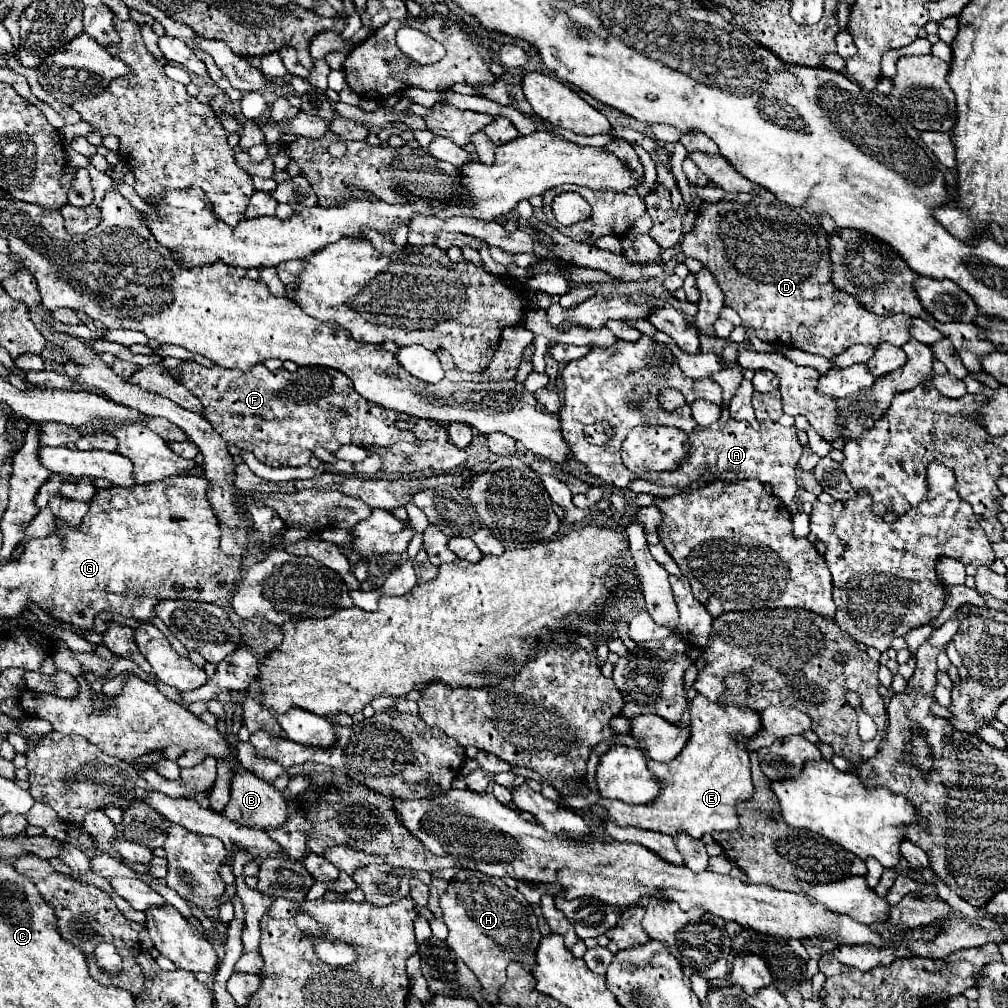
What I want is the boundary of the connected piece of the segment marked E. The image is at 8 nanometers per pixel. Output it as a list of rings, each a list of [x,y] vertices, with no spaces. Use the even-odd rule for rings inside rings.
[[[730,675],[730,679],[726,679],[726,707],[718,707],[704,695],[696,695],[688,705],[692,725],[690,739],[682,753],[670,763],[648,759],[648,769],[662,785],[658,797],[646,805],[626,805],[622,801],[598,799],[598,805],[606,809],[606,815],[600,817],[600,821],[610,821],[620,827],[640,827],[672,837],[684,831],[692,839],[700,839],[704,833],[712,831],[736,831],[736,803],[750,801],[754,793],[750,779],[750,759],[744,745],[758,735],[758,713],[746,707],[736,707],[738,701],[746,701],[746,687],[750,687],[750,681],[744,675]],[[736,733],[744,735],[742,743],[734,741]]]

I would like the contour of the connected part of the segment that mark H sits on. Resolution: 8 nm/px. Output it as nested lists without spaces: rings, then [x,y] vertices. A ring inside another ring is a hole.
[[[458,871],[446,893],[440,897],[444,923],[450,929],[448,945],[474,971],[482,985],[484,999],[498,1003],[498,989],[506,981],[506,967],[510,961],[520,961],[526,971],[534,969],[534,955],[540,945],[540,931],[532,905],[516,889],[510,889],[502,879],[484,875],[480,871]]]

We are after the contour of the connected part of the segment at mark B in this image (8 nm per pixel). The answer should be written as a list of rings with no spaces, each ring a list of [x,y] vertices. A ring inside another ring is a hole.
[[[240,771],[232,779],[230,803],[224,809],[224,817],[228,817],[234,823],[240,823],[244,827],[270,831],[270,829],[276,829],[276,827],[280,827],[280,825],[286,823],[286,819],[288,819],[288,801],[268,781],[258,779],[250,771]]]

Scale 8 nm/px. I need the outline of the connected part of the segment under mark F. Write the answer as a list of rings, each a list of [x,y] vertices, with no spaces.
[[[186,359],[178,365],[178,375],[174,379],[178,379],[178,383],[182,383],[192,395],[200,399],[204,407],[204,417],[226,443],[232,443],[238,449],[246,449],[254,453],[256,459],[268,467],[306,465],[308,459],[312,457],[314,447],[318,445],[334,453],[342,445],[390,447],[400,441],[414,441],[414,435],[410,435],[410,431],[400,431],[394,425],[394,421],[404,419],[406,415],[370,403],[368,399],[364,399],[354,391],[346,375],[330,367],[298,367],[298,371],[290,373],[286,369],[268,371],[264,365],[254,365],[250,371],[242,373],[218,365],[204,367],[192,359]]]

